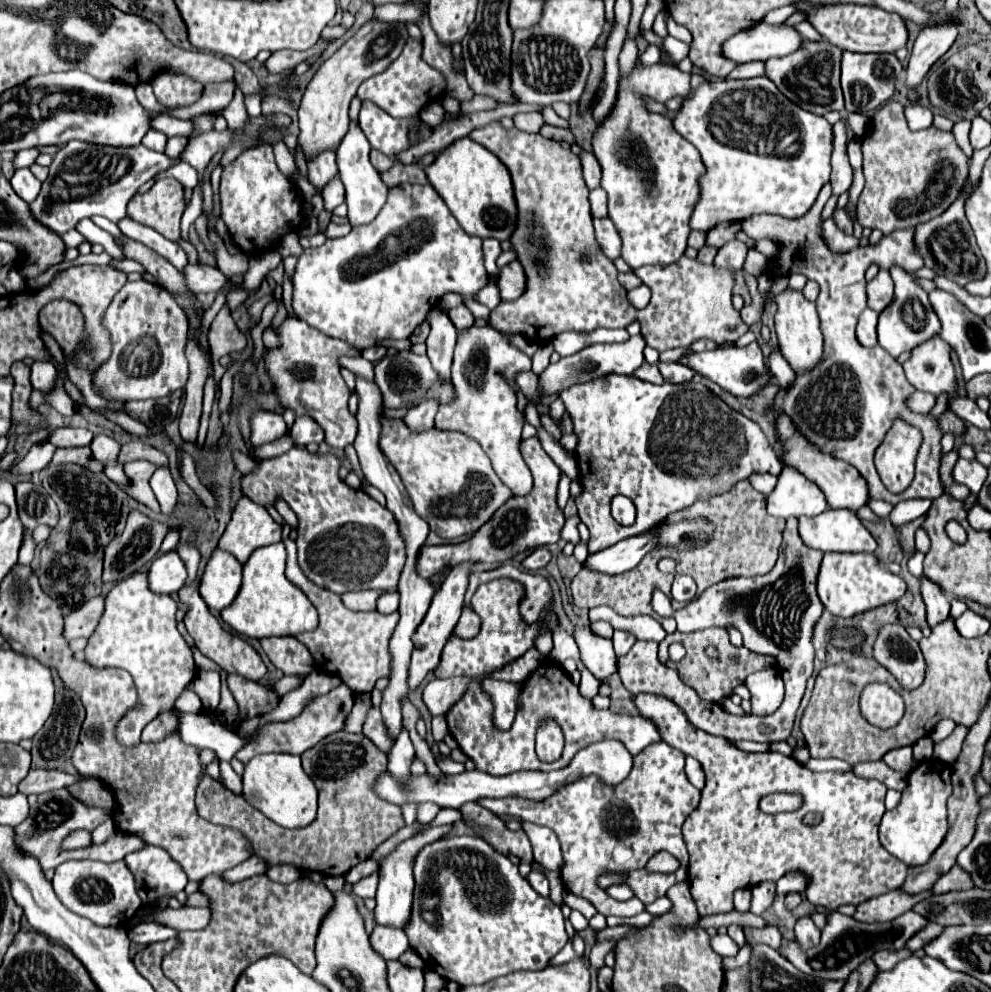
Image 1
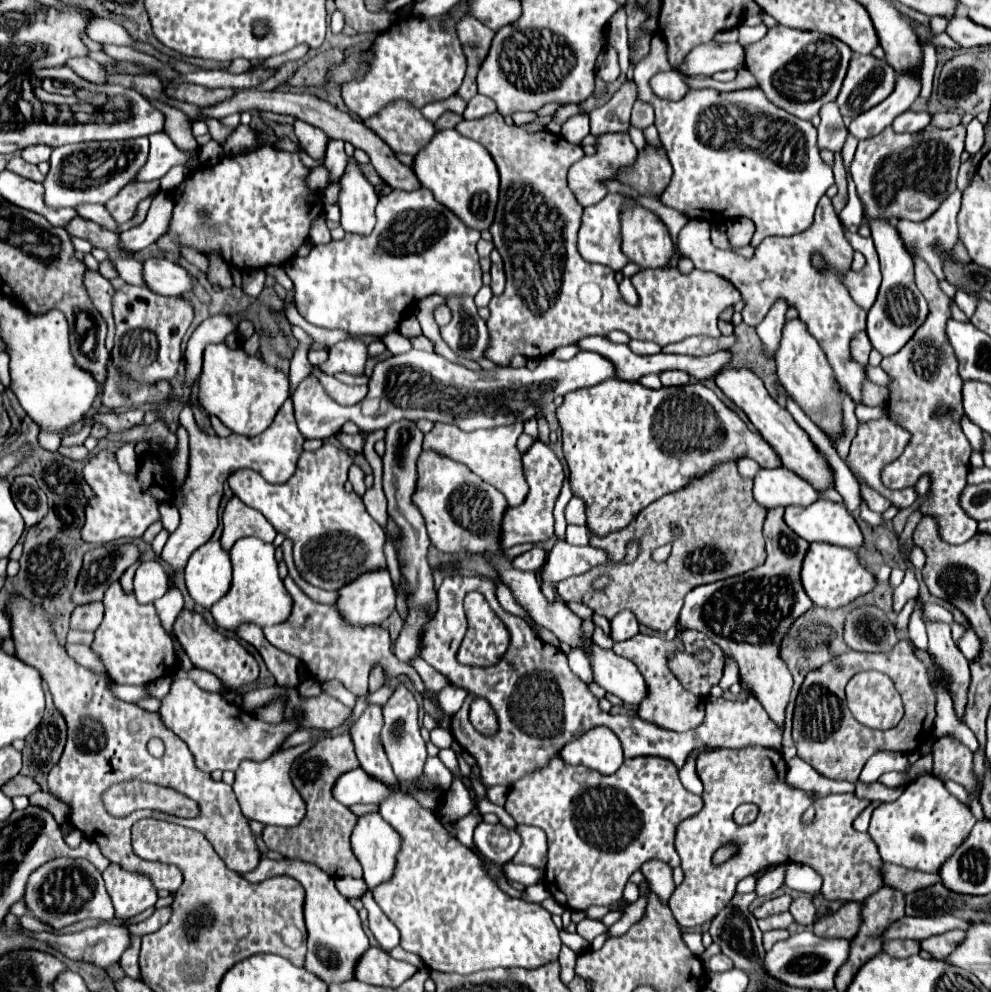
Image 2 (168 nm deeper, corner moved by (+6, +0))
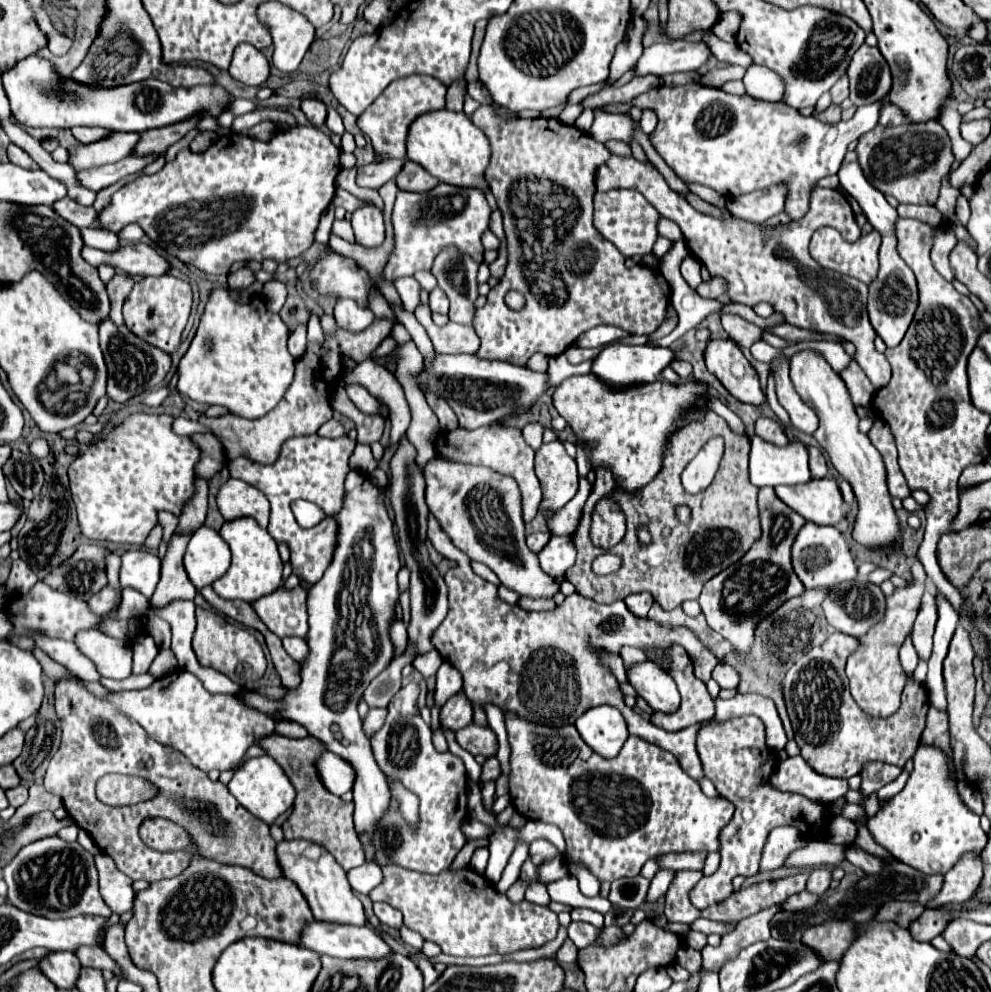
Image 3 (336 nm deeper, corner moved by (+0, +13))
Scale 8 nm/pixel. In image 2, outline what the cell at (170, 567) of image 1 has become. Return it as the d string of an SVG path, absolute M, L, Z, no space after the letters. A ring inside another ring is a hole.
M156 560L140 564L134 576L134 594L142 604L154 602L168 590L168 574Z

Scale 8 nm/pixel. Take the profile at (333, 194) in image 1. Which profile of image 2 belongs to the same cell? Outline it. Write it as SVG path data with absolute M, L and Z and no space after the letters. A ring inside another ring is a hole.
M330 140L328 150L326 150L326 158L324 158L324 166L330 172L330 184L338 184L340 172L344 172L346 158L348 156L344 152L344 142L342 140Z

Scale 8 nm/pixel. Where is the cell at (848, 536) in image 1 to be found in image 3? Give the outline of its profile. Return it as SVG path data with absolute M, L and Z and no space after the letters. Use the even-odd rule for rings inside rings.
M834 477L812 479L802 485L774 487L780 501L816 525L834 525L846 517L844 499Z

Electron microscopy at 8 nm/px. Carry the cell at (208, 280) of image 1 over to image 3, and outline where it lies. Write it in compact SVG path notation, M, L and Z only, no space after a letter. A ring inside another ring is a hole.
M128 243L120 245L116 251L100 251L92 247L82 249L82 259L92 267L110 265L128 275L164 275L168 271L168 263L164 257L156 253L154 247L146 243Z

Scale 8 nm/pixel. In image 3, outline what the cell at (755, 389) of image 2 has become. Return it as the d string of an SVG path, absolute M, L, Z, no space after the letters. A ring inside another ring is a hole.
M712 339L704 349L706 367L742 403L760 405L766 401L760 381L742 349L732 339Z

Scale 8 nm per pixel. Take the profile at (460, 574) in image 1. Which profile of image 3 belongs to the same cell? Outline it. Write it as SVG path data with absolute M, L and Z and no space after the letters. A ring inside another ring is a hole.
M408 683L394 695L388 705L386 723L370 737L370 743L376 763L386 775L388 785L398 781L404 789L412 791L420 799L420 821L416 827L406 823L402 813L398 811L398 801L390 797L390 805L372 833L372 847L374 863L380 867L400 865L410 871L436 875L452 865L466 843L460 825L468 817L468 789L462 759L452 755L450 751L438 753L434 749L430 739L430 725L426 725L418 713L418 693L418 685Z

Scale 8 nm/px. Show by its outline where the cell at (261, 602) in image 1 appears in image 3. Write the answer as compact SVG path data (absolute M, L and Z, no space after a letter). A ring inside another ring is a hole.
M240 517L234 521L224 521L218 535L228 543L228 547L232 551L232 563L230 563L228 571L212 583L214 591L220 597L242 599L242 601L252 603L254 599L260 599L278 589L278 585L282 581L282 561L278 555L276 541L270 537L270 533L266 529L258 527L258 523L254 523L254 519L250 519L250 517Z

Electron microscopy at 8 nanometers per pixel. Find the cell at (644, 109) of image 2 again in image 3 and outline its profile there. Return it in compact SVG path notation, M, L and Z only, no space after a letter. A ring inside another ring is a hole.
M642 111L642 121L640 121L640 129L644 135L650 135L656 127L656 115L652 111Z

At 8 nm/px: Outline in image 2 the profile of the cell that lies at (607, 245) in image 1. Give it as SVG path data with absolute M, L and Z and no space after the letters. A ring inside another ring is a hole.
M606 194L600 204L584 208L580 234L578 234L578 252L590 263L604 264L612 270L622 270L628 264L628 258L620 252L620 214L624 210L624 198L620 194Z

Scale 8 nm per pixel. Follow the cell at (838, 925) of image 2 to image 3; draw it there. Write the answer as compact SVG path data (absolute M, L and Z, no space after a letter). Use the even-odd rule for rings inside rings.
M838 921L810 927L806 929L806 935L802 935L802 943L810 947L822 961L840 961L856 935L854 927L854 923Z

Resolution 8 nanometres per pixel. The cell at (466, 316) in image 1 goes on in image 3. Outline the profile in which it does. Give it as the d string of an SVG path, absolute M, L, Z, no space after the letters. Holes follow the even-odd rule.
M436 287L436 289L430 291L428 305L430 305L432 313L444 313L444 315L448 313L448 299L446 299L446 295L444 295L444 291L440 287Z

